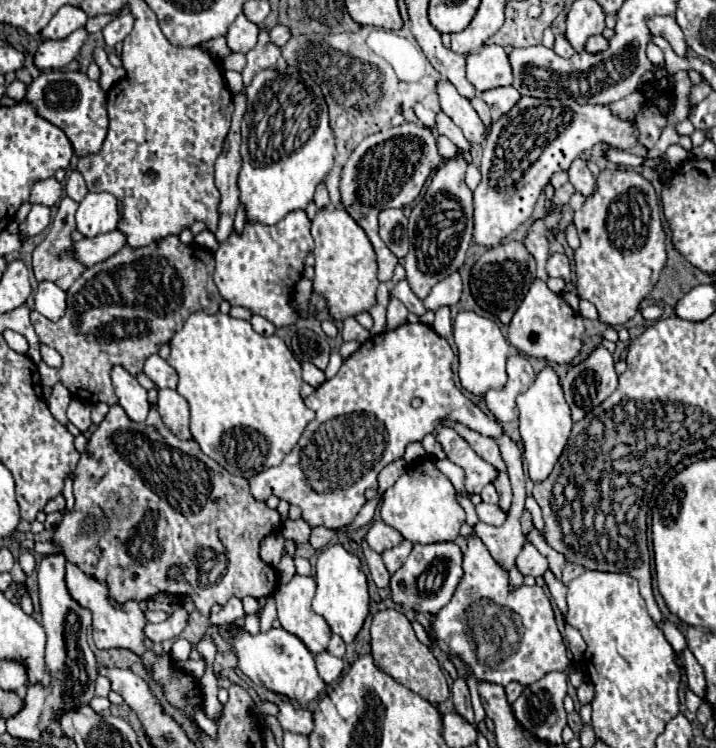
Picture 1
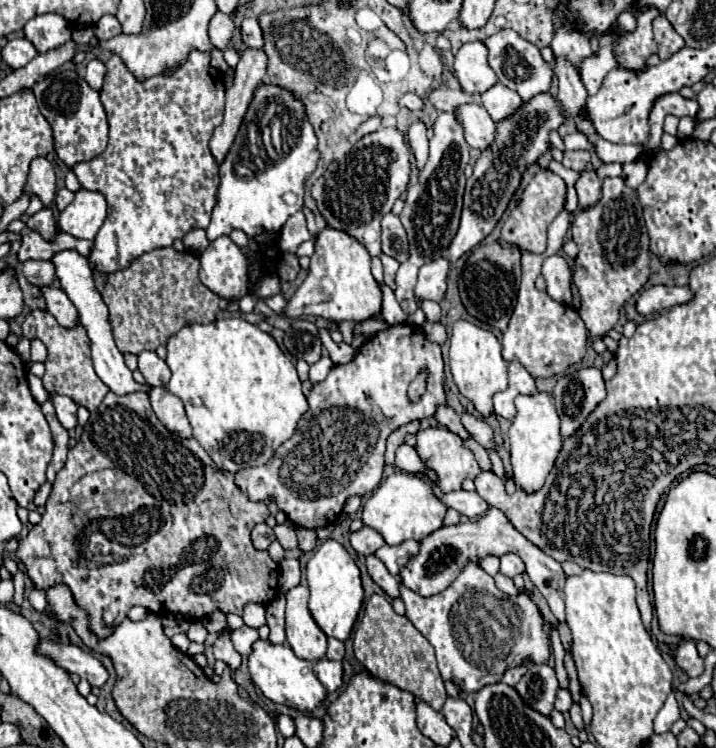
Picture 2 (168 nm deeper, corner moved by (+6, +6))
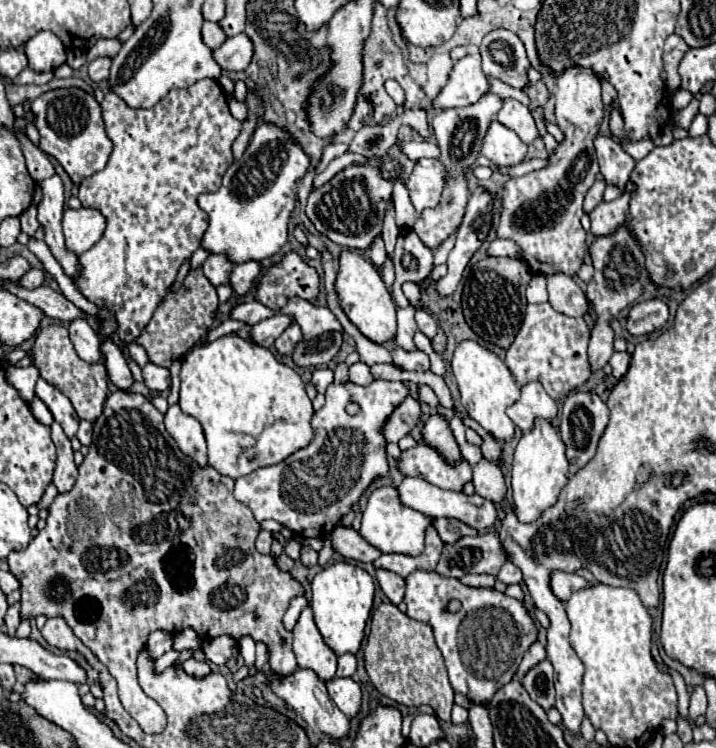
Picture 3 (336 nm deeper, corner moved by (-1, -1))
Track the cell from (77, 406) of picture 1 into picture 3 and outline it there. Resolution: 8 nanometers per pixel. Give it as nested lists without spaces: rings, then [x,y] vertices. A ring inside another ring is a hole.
[[[41,377],[36,383],[36,397],[40,397],[44,401],[44,405],[54,415],[54,421],[60,423],[64,433],[72,439],[76,435],[76,431],[78,431],[80,419],[76,417],[76,411],[74,411],[70,399],[60,389],[56,389],[54,385],[50,385],[48,381],[44,381]]]

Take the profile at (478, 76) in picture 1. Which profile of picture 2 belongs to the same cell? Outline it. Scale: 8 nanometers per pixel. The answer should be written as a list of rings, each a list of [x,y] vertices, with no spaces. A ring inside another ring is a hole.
[[[481,40],[463,44],[455,54],[453,68],[461,88],[473,96],[483,94],[497,84],[497,74],[487,66],[487,46]]]

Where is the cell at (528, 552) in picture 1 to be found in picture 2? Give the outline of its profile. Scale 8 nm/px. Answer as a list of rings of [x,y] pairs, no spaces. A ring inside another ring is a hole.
[[[505,554],[501,556],[501,574],[505,576],[517,576],[517,574],[523,574],[525,572],[525,566],[523,566],[523,560],[517,556],[517,554]]]

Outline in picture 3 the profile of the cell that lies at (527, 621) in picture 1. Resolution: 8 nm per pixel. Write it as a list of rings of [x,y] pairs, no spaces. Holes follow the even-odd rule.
[[[414,571],[406,577],[406,597],[404,597],[408,611],[406,615],[416,619],[416,621],[426,621],[432,625],[434,629],[434,637],[438,643],[438,649],[444,655],[446,667],[448,667],[448,677],[450,677],[450,685],[456,693],[462,693],[464,697],[470,699],[470,703],[488,703],[494,693],[504,687],[506,683],[512,681],[522,655],[526,653],[526,649],[536,641],[536,627],[528,615],[528,611],[524,609],[522,601],[512,599],[504,593],[498,593],[496,589],[476,589],[476,587],[468,587],[462,585],[458,579],[452,577],[442,577],[436,571]],[[450,599],[458,599],[462,601],[462,609],[458,613],[448,613],[446,611],[446,603]]]

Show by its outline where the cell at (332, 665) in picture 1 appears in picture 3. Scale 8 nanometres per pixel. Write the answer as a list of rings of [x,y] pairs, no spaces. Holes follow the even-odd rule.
[[[332,679],[326,683],[330,699],[338,705],[338,709],[348,717],[356,717],[362,705],[362,691],[360,685],[352,679]]]

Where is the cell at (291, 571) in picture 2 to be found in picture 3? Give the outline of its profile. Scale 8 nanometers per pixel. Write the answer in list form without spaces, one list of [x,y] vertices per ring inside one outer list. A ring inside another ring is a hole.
[[[304,597],[292,599],[292,603],[290,603],[290,607],[288,607],[286,615],[284,615],[284,625],[286,625],[286,629],[292,631],[292,627],[296,625],[296,621],[298,621],[298,617],[300,617],[300,613],[302,613],[302,609],[304,609],[306,605],[308,605],[308,601],[306,601]]]

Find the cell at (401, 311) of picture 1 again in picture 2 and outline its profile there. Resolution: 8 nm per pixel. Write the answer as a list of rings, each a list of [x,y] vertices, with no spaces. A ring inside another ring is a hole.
[[[381,254],[381,262],[383,262],[383,270],[385,270],[385,284],[395,290],[395,274],[397,274],[397,268],[399,268],[399,262],[391,256],[385,256]]]

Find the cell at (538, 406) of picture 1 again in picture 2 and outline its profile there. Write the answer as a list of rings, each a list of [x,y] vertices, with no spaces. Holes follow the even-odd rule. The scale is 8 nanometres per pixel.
[[[535,392],[529,396],[515,398],[517,416],[509,428],[511,440],[511,464],[513,464],[513,480],[527,492],[535,492],[543,486],[549,470],[555,464],[555,458],[561,450],[561,430],[559,430],[559,414],[555,404],[551,402],[551,394]]]

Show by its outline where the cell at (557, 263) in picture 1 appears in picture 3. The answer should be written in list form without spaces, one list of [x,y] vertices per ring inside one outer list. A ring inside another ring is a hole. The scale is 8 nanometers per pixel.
[[[562,273],[548,275],[548,295],[550,305],[568,317],[584,317],[588,311],[588,301],[584,291],[578,287],[578,283],[572,277],[566,277]]]

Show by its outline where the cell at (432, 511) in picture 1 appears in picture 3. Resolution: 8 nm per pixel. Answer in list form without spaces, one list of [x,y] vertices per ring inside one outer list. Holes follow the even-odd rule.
[[[380,487],[368,499],[358,533],[382,553],[404,553],[416,557],[424,549],[424,531],[430,523],[432,523],[430,517],[402,505],[394,487]]]

